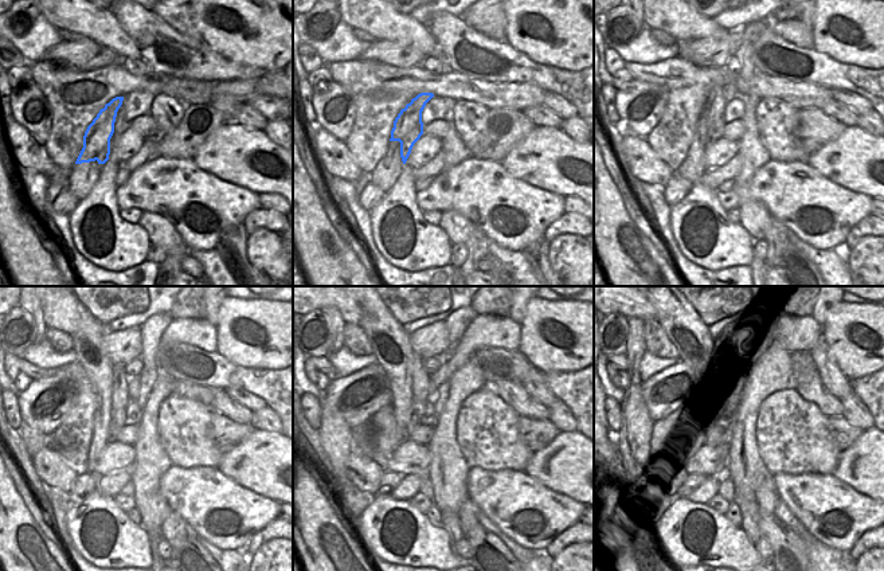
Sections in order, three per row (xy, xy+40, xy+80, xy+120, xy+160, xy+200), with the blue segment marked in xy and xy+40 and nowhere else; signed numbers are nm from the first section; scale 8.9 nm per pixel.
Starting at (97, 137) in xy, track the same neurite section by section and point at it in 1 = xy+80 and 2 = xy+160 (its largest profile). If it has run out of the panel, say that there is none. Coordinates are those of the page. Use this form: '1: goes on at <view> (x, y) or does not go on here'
1: goes on at xy+80 (718, 101)
2: goes on at xy+160 (421, 380)

